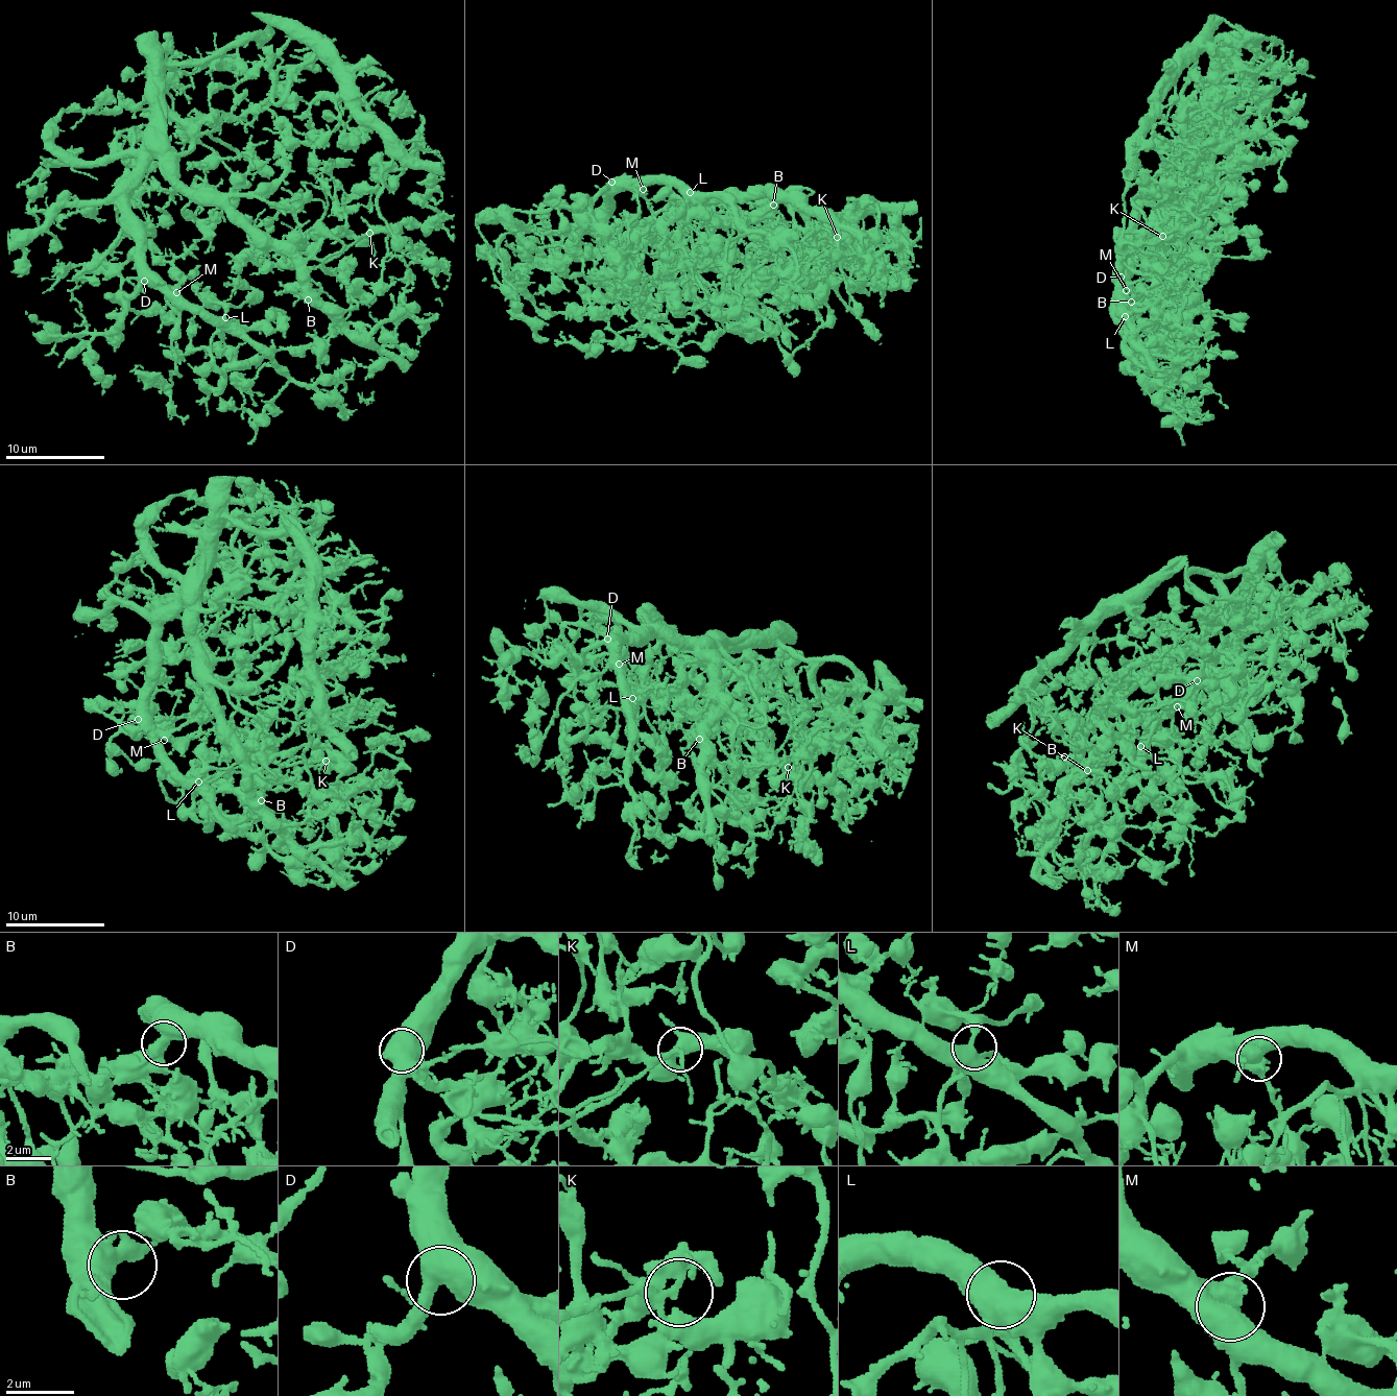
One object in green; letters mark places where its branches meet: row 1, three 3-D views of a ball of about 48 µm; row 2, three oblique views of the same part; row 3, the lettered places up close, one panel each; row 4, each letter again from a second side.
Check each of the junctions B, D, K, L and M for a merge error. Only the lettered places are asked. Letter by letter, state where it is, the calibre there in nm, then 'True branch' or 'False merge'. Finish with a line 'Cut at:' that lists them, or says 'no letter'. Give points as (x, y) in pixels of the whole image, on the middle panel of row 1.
B: Place: (773, 205). Thickness 600 nm. True branch
D: Place: (611, 182). Thickness 700 nm. True branch
K: Place: (837, 237). Thickness 170 nm. True branch
L: Place: (690, 192). Thickness 480 nm. True branch
M: Place: (643, 189). Thickness 480 nm. True branch
Cut at: no letter

